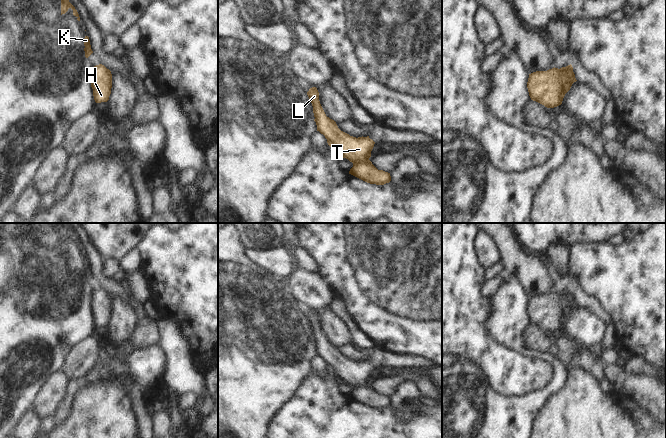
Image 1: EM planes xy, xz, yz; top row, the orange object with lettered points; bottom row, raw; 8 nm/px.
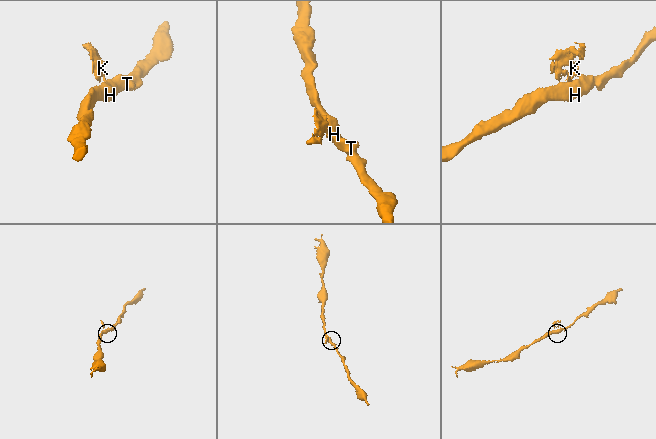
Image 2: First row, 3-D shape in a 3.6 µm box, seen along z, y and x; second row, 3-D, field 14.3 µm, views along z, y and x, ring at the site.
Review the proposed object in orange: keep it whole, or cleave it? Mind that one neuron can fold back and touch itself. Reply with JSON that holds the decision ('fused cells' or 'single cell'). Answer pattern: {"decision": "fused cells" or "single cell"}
{"decision": "fused cells"}

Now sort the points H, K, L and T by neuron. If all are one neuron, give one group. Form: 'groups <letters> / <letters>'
groups H L T / K

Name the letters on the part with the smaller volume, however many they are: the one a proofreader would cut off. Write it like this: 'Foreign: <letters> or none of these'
Foreign: K

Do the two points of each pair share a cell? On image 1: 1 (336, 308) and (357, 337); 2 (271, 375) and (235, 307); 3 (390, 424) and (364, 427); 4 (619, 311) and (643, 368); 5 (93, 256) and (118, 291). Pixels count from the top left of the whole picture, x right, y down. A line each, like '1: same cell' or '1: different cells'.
1: same cell
2: same cell
3: same cell
4: different cells
5: same cell

